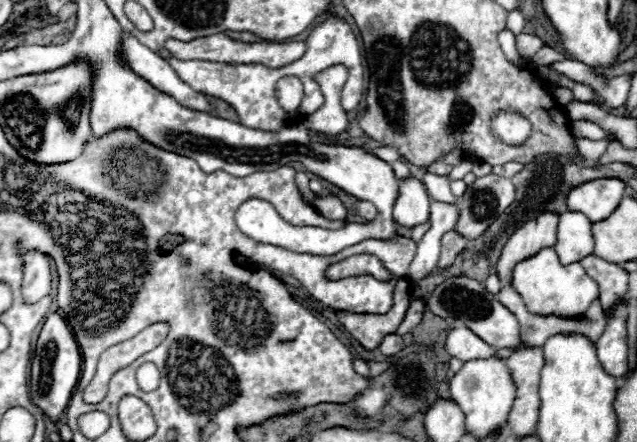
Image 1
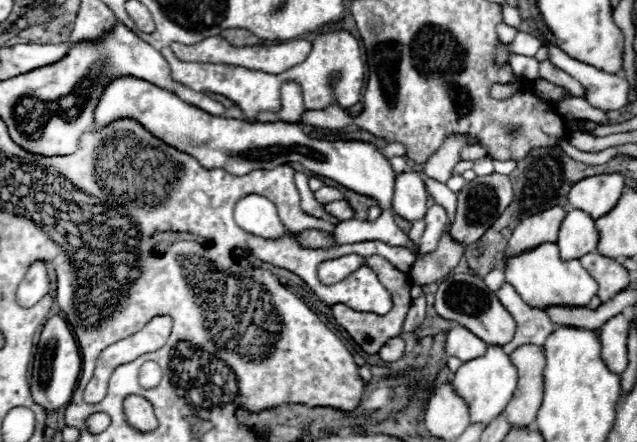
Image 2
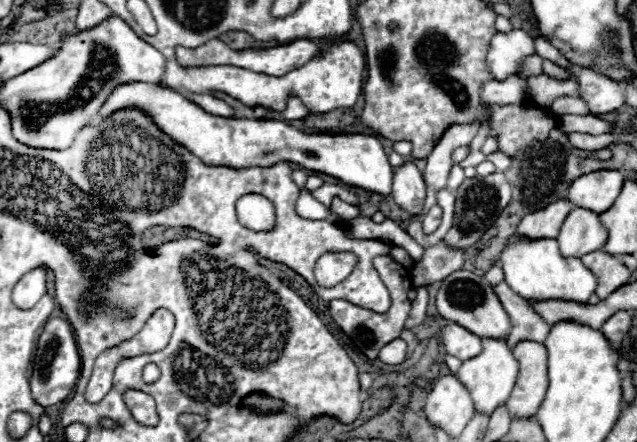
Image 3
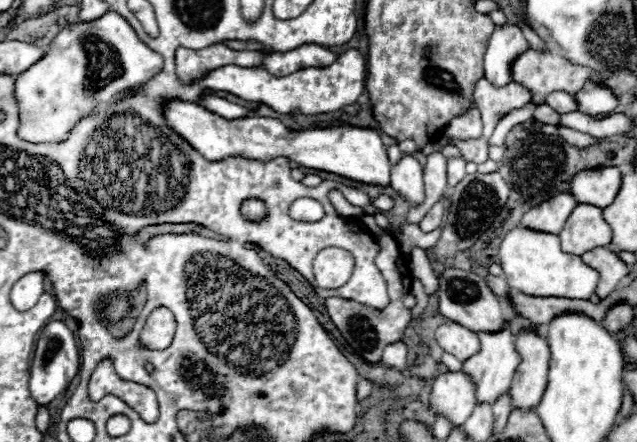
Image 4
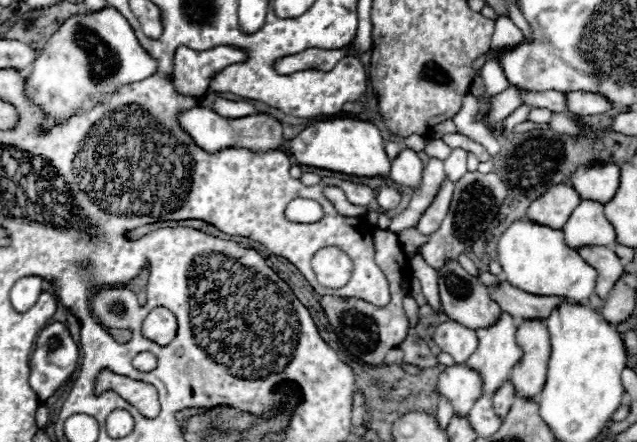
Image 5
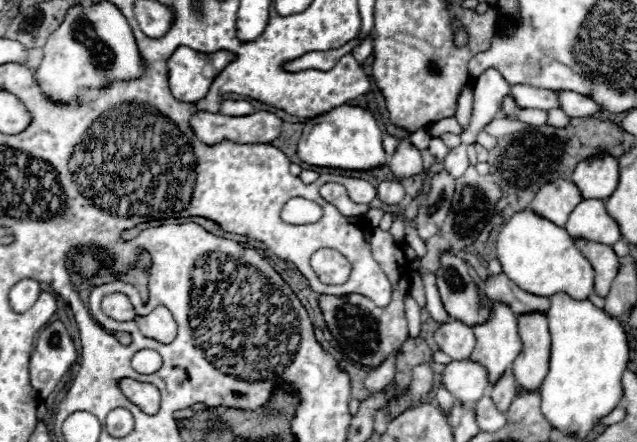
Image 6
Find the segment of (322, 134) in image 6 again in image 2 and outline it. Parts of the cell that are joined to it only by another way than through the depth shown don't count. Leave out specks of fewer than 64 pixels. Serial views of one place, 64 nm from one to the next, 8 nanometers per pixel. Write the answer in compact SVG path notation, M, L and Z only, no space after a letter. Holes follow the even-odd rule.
M116 76L106 86L94 110L94 124L98 128L112 124L114 120L134 118L138 120L152 136L162 140L164 144L194 156L202 168L224 168L230 174L244 176L252 170L272 170L286 162L300 162L306 170L326 176L340 186L368 196L380 204L380 218L372 223L363 225L366 220L350 219L340 222L334 228L334 234L322 230L304 230L296 236L296 240L304 248L330 248L336 244L354 244L366 240L379 240L392 246L410 246L410 238L396 226L392 216L392 198L394 198L394 182L396 174L390 162L380 154L374 144L368 142L326 142L326 140L312 140L308 138L298 124L290 122L246 122L246 120L232 120L210 116L200 108L194 108L182 102L176 94L158 88L146 80L132 78L132 76Z

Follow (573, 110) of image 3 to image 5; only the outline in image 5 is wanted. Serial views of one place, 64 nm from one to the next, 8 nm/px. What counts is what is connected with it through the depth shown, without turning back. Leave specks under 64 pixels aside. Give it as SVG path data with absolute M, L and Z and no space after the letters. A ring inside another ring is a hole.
M522 90L522 100L524 104L530 104L534 108L548 108L552 112L568 112L566 106L566 94L564 92L556 92L556 90L548 90L548 92L526 92Z

